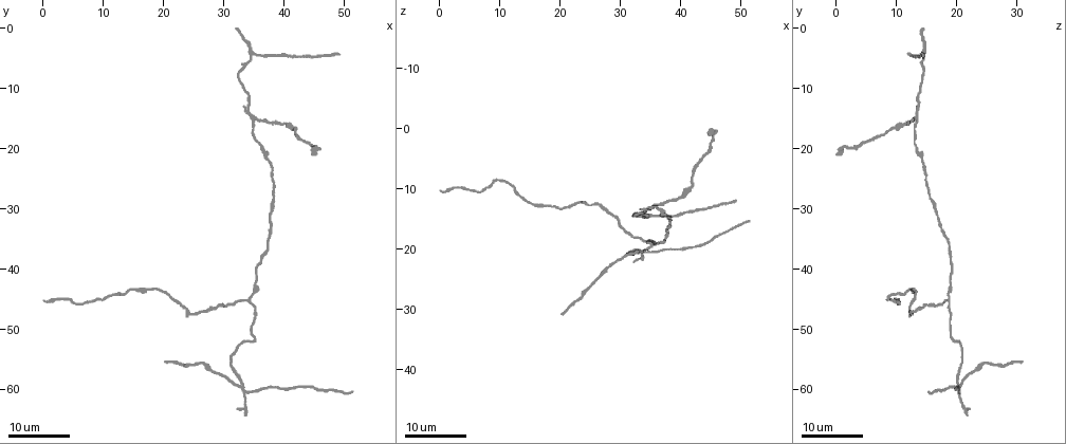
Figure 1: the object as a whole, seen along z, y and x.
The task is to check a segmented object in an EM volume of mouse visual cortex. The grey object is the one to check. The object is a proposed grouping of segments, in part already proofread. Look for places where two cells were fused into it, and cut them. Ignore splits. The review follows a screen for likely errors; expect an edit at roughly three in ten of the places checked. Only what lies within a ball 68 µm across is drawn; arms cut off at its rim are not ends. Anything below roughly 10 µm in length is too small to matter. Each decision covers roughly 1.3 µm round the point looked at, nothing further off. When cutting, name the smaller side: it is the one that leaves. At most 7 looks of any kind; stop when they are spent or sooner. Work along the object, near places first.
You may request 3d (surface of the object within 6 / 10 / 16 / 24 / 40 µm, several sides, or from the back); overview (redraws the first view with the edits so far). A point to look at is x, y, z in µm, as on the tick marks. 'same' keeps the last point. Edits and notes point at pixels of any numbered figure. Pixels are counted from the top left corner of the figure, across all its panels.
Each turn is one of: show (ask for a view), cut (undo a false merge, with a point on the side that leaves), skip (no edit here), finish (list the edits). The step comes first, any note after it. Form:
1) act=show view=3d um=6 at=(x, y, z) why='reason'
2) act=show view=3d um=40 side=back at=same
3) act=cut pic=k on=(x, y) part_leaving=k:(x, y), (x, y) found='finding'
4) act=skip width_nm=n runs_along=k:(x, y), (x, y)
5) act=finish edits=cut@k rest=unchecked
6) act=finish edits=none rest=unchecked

act=show view=3d um=16 at=(15.5, 43.0, 13.0) why='sudden change in width'

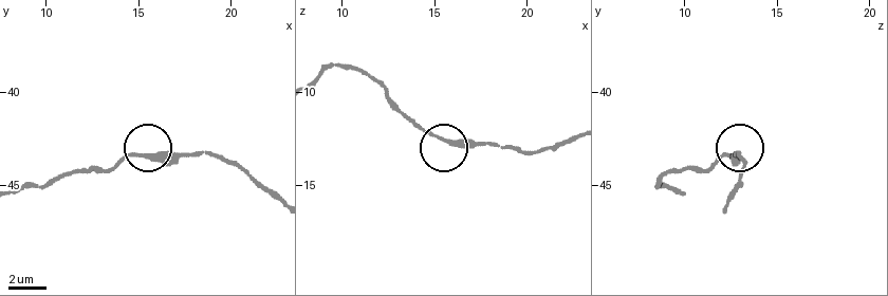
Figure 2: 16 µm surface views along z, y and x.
act=show view=3d um=6 at=(15.4, 43.5, 12.5) why='closer look'

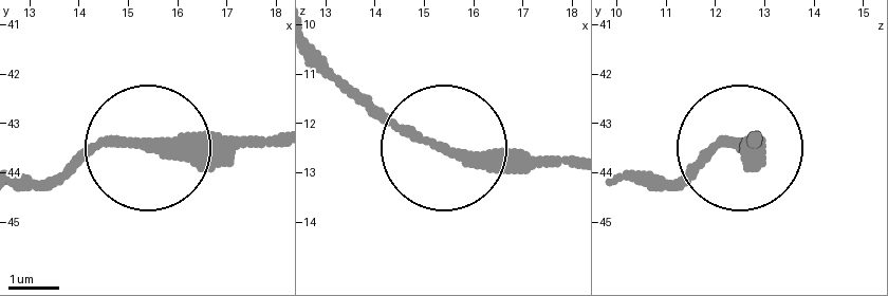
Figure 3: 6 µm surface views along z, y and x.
act=show view=3d um=6 side=back at=(15.40, 43.45, 12.55)

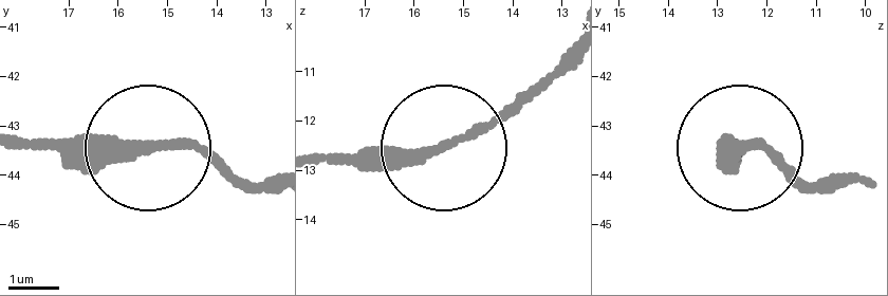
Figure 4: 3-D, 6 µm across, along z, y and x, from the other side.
act=skip runs_along=4:(23, 139), (200, 151), (276, 177) found='continuous, no second cell'

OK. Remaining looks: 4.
act=show view=3d um=16 at=(35.0, 15.0, 13.5) why='side arm on a straight run'

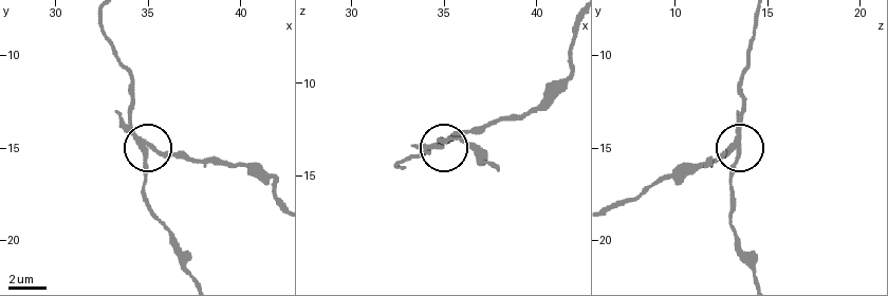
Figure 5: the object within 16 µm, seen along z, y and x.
act=show view=3d um=6 at=(34.8, 14.8, 13.3)

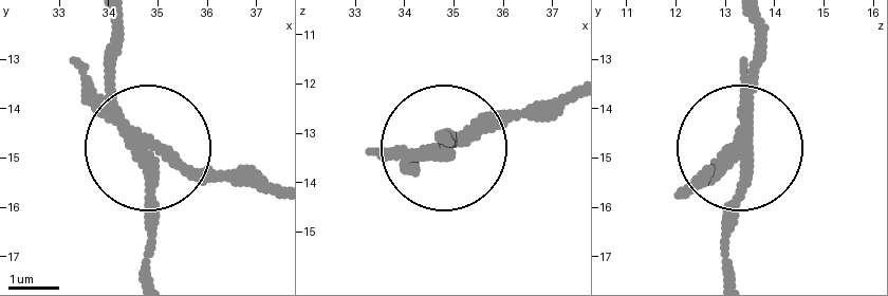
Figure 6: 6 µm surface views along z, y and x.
act=cut pic=6 on=(82, 65) arms=3 part_leaving=6:(127, 125), (199, 171), (275, 184) found='a second cell is stuck on'

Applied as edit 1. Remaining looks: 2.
act=show view=3d um=16 at=(34.0, 45.0, 19.0) why='arms part here'

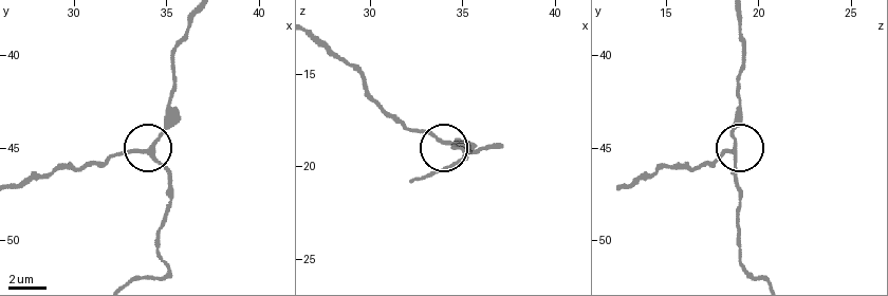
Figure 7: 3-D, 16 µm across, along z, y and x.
act=show view=3d um=6 at=(34.0, 45.1, 18.7)

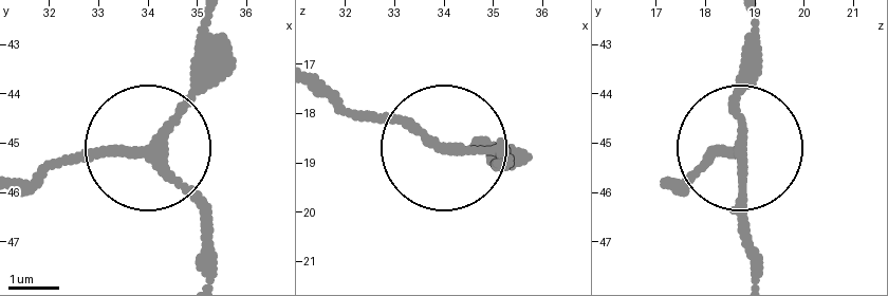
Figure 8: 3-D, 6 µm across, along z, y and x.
act=skip arms=3 runs_along=8:(752, 19), (739, 242) found='continuous, no second cell'

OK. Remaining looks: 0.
act=finish edits=cut@6 rest=unchecked

